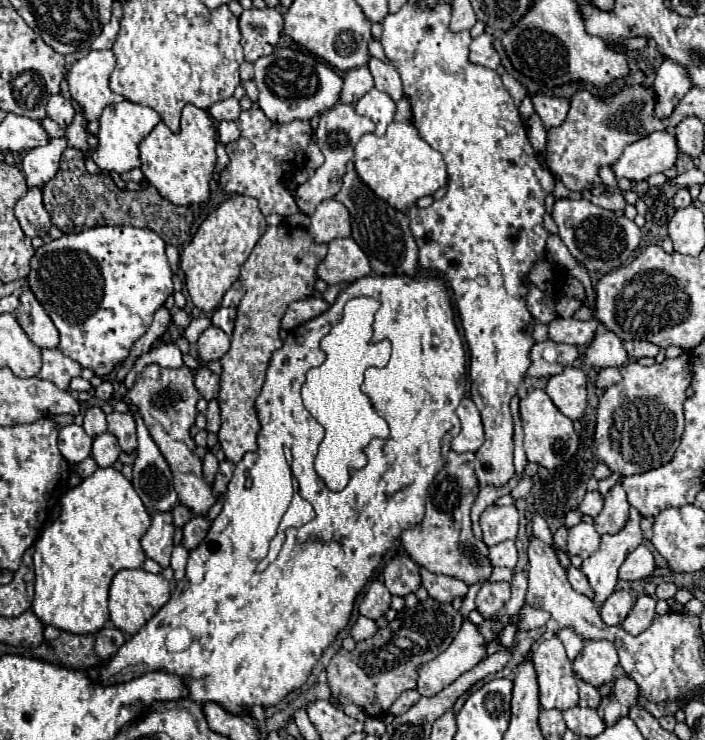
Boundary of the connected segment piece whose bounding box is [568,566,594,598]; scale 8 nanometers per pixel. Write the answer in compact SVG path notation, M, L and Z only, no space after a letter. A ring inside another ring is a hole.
M574 566L568 568L568 580L570 580L570 584L572 584L572 588L574 588L576 592L580 592L580 594L584 594L584 596L588 596L588 598L594 596L594 592L592 592L592 588L590 588L590 584L588 584L588 578L586 578L578 568L574 568Z

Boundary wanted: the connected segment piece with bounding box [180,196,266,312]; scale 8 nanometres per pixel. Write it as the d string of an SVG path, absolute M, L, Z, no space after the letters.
M232 196L220 204L198 228L192 242L180 254L180 268L186 278L188 294L196 308L202 312L214 312L224 292L238 280L240 266L250 256L252 248L266 230L266 218L258 208L258 202L248 196Z

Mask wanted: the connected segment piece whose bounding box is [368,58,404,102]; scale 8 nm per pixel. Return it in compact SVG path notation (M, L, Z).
M372 58L368 62L368 68L372 72L376 88L386 92L394 102L398 102L404 94L400 74L394 70L394 66L390 66L378 58Z

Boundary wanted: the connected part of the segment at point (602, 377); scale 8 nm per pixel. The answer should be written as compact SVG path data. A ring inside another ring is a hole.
M602 368L602 370L598 372L596 386L598 386L600 390L604 390L604 388L608 388L608 386L612 386L612 384L620 382L620 380L622 380L620 368Z

